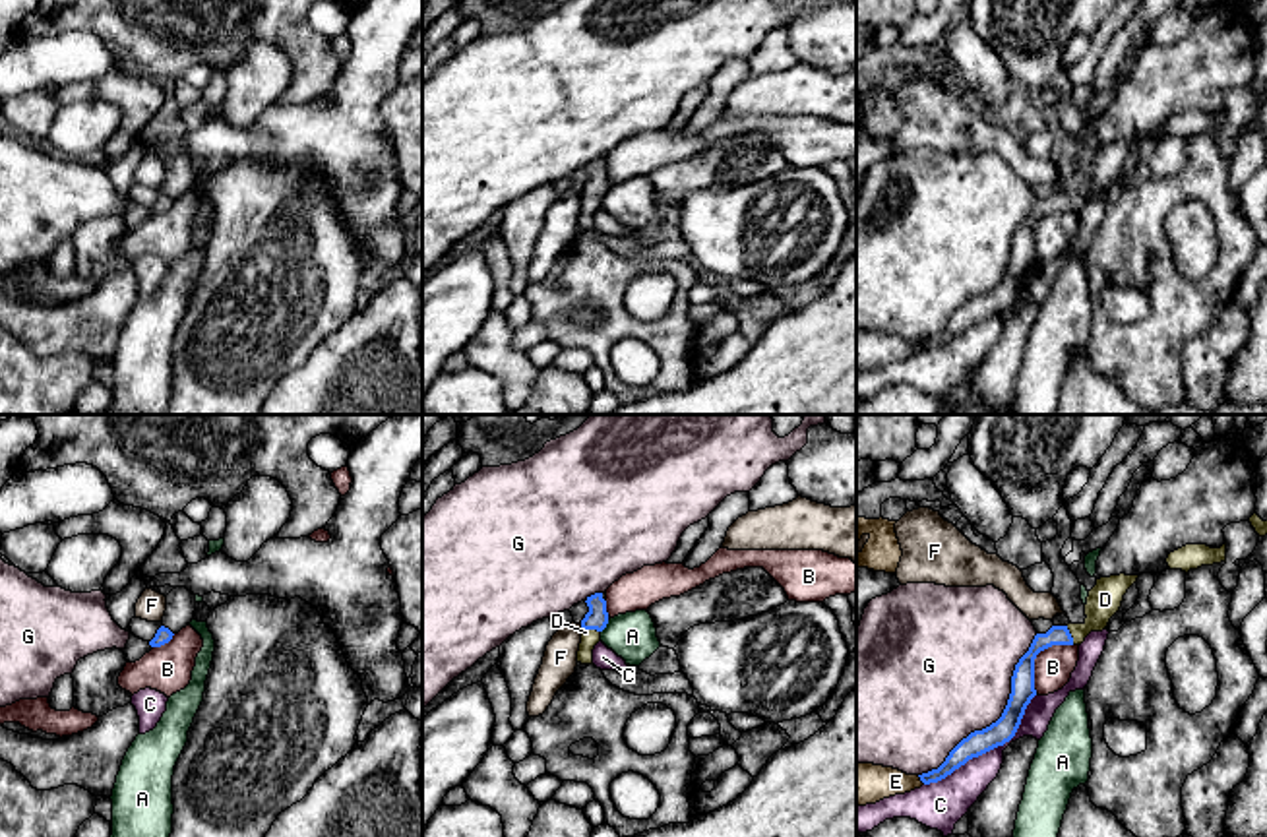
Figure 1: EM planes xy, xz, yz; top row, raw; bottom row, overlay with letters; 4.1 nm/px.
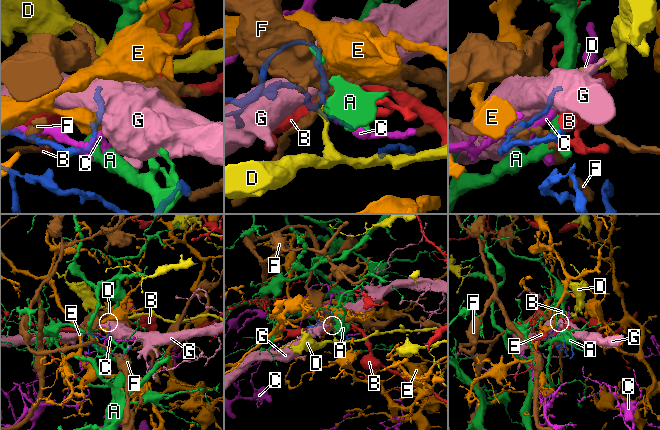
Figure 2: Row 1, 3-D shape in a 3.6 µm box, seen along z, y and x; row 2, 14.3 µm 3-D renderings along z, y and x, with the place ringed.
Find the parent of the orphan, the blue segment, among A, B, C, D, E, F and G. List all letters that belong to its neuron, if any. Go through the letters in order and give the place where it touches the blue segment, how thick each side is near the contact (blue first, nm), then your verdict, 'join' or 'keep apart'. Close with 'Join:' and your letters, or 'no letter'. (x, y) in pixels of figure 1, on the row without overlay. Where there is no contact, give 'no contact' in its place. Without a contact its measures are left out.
A: meets blue in xz at (605, 192); 90 nm thick on the blue side, 200 nm on the other; keep apart
B: meets blue in yz at (1035, 223); 100 nm thick on the blue side, 160 nm on the other; keep apart
C: meets blue in yz at (988, 316); 100 nm thick on the blue side, 170 nm on the other; keep apart
D: meets blue in yz at (1070, 202); 90 nm thick on the blue side, 140 nm on the other; join
E: meets blue in yz at (921, 345); 90 nm thick on the blue side, 180 nm on the other; keep apart
F: meets blue in xz at (582, 192); 90 nm thick on the blue side, 140 nm on the other; keep apart
G: meets blue in yz at (1000, 283); 100 nm thick on the blue side, 460 nm on the other; keep apart
Join: D

